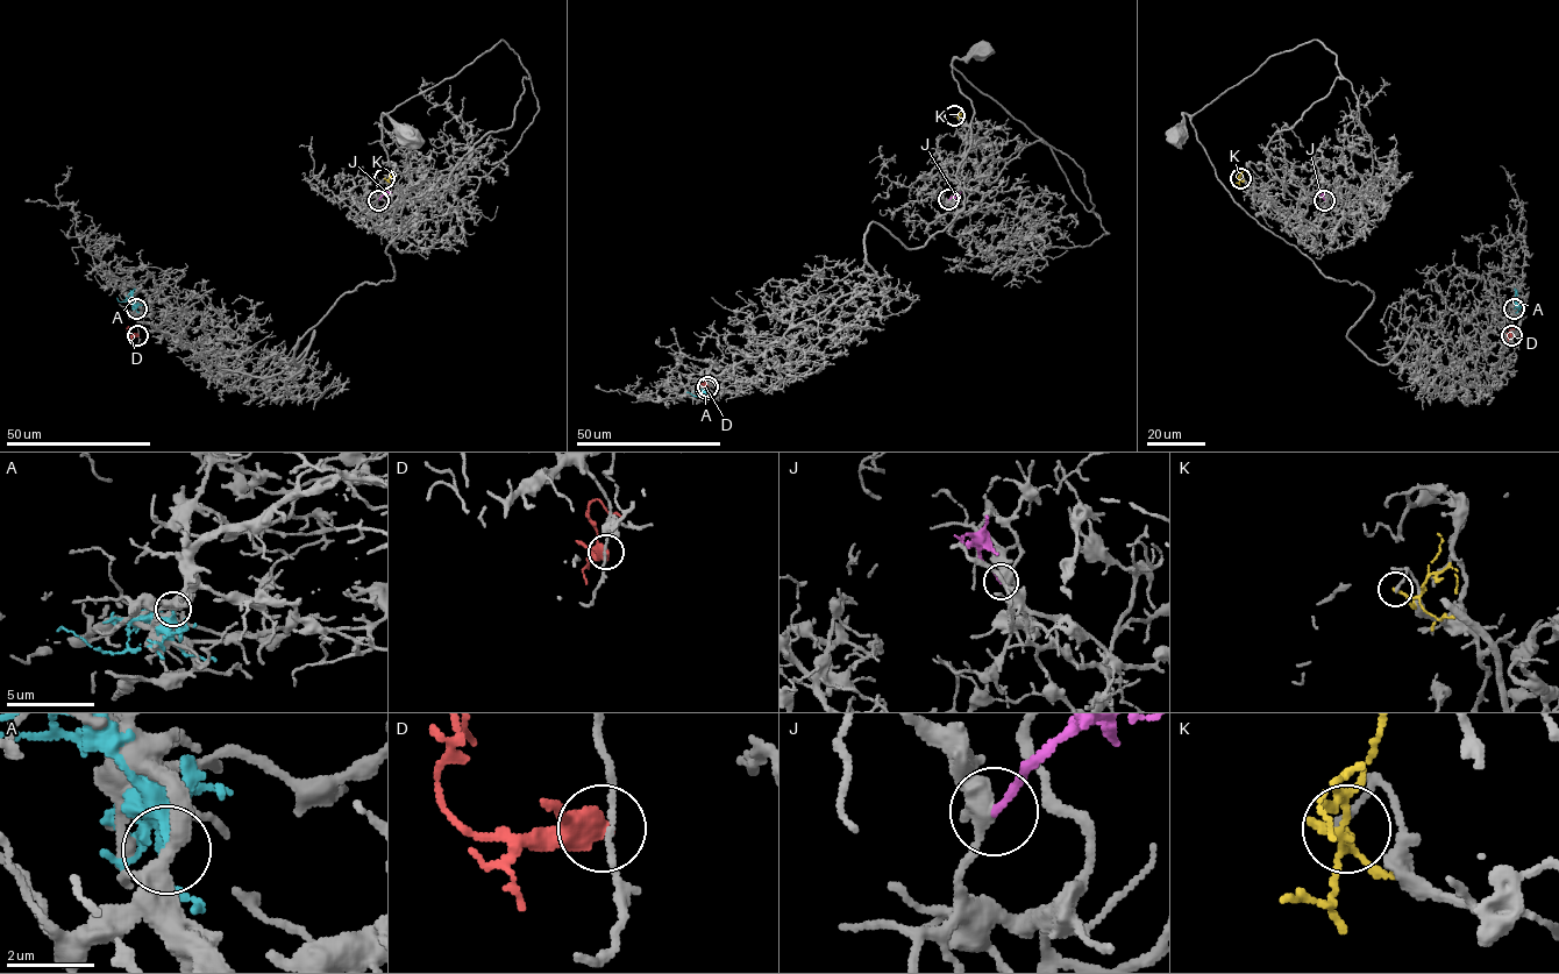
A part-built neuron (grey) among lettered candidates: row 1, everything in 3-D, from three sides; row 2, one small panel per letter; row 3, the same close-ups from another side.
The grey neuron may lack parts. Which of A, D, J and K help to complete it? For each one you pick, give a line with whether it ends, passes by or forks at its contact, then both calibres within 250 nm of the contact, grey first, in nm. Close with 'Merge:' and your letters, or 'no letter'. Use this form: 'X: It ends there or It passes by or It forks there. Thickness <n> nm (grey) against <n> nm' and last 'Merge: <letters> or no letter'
Merge: no letter

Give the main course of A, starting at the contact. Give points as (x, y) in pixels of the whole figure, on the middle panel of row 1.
A: (705, 389), (697, 396), (687, 392)

